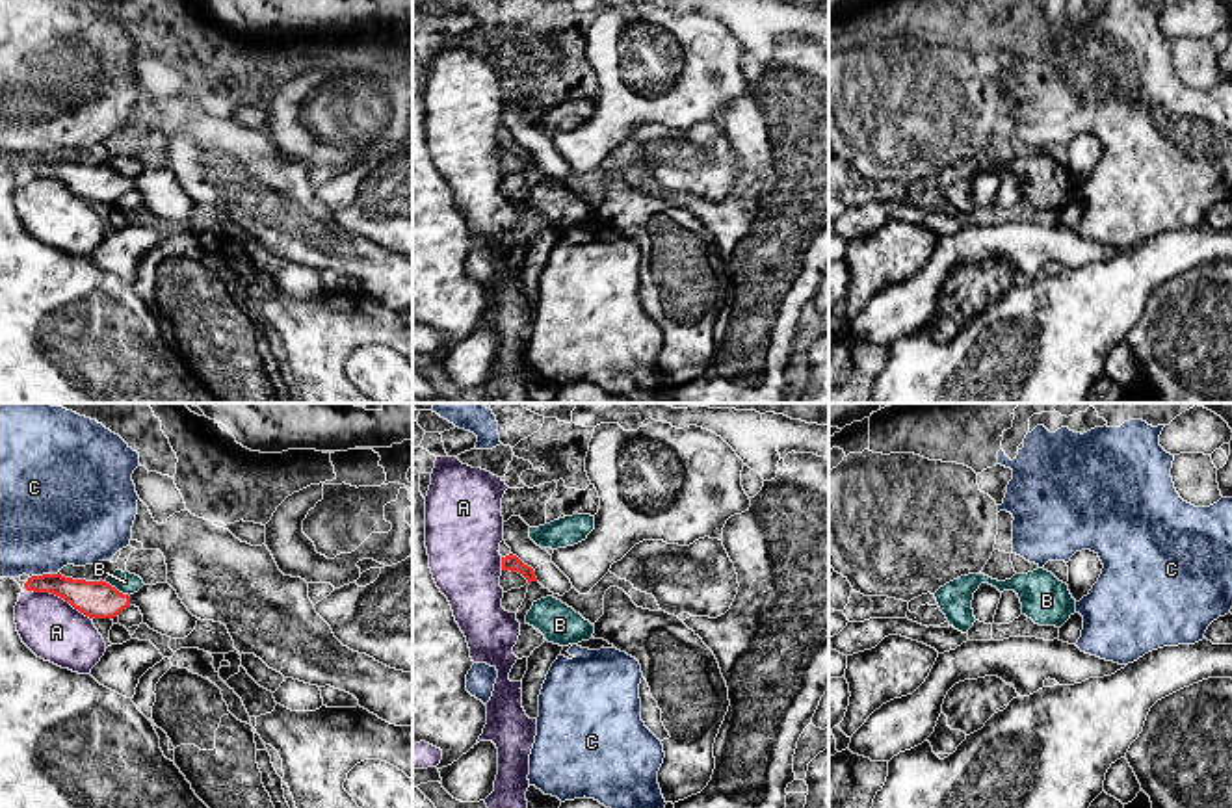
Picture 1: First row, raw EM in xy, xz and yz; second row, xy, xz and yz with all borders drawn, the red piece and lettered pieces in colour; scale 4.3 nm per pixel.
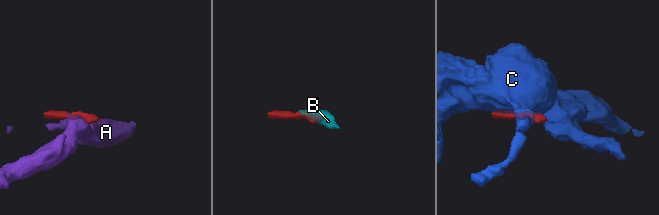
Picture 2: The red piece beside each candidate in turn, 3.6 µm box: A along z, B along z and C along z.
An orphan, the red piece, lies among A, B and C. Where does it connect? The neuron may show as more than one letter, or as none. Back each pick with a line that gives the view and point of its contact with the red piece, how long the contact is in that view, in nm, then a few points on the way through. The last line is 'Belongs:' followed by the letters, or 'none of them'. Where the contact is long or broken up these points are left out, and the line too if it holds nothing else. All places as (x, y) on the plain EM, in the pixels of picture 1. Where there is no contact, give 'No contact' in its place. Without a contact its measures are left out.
Belongs: none of them

